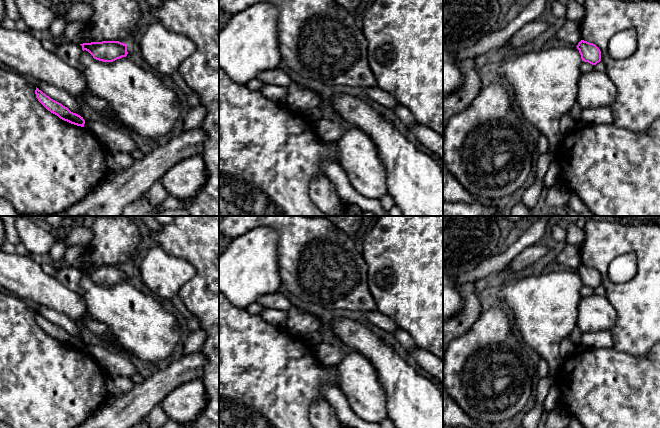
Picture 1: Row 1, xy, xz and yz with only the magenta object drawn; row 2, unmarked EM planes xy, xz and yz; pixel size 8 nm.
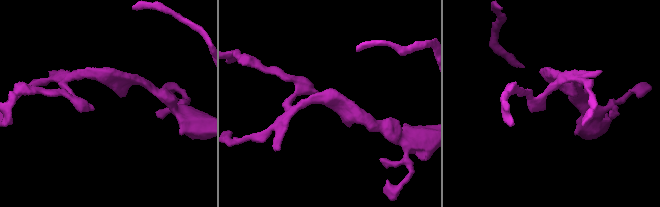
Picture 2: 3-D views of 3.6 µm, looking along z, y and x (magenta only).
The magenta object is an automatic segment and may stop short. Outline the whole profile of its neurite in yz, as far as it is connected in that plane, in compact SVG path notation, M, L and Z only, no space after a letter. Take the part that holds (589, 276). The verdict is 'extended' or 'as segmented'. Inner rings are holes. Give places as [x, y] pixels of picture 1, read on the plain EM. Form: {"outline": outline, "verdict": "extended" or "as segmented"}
{"outline": "M581 264L576 271L579 274L582 285L592 289L596 289L601 285L601 275L595 268Z", "verdict": "as segmented"}

